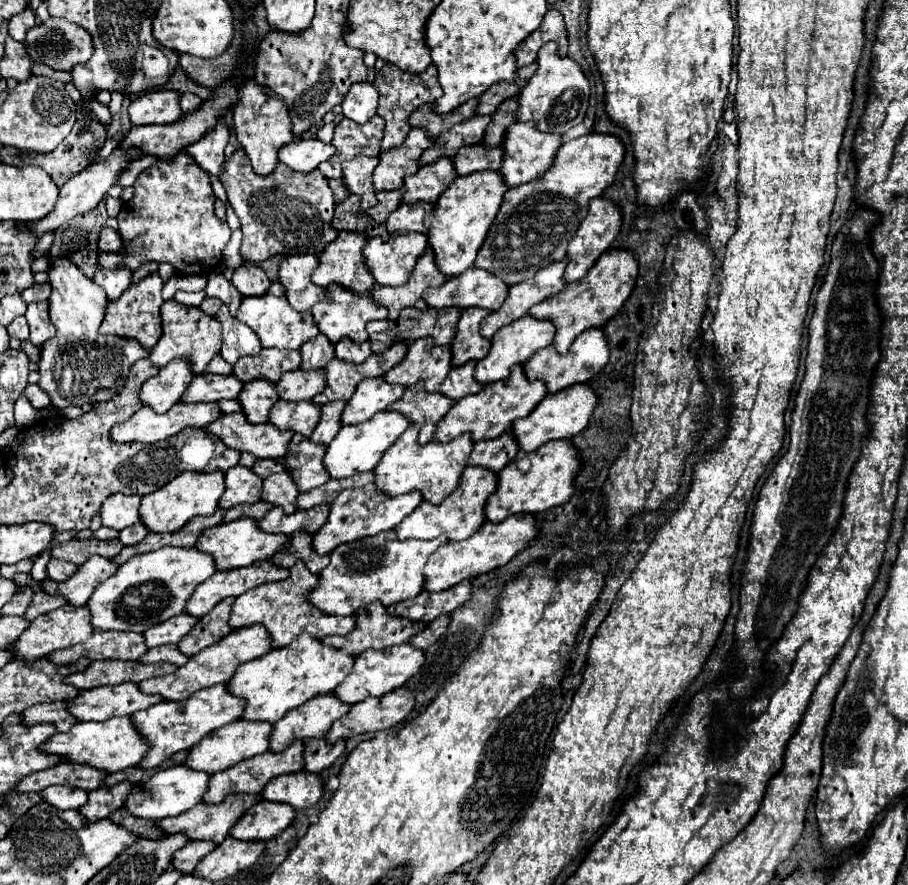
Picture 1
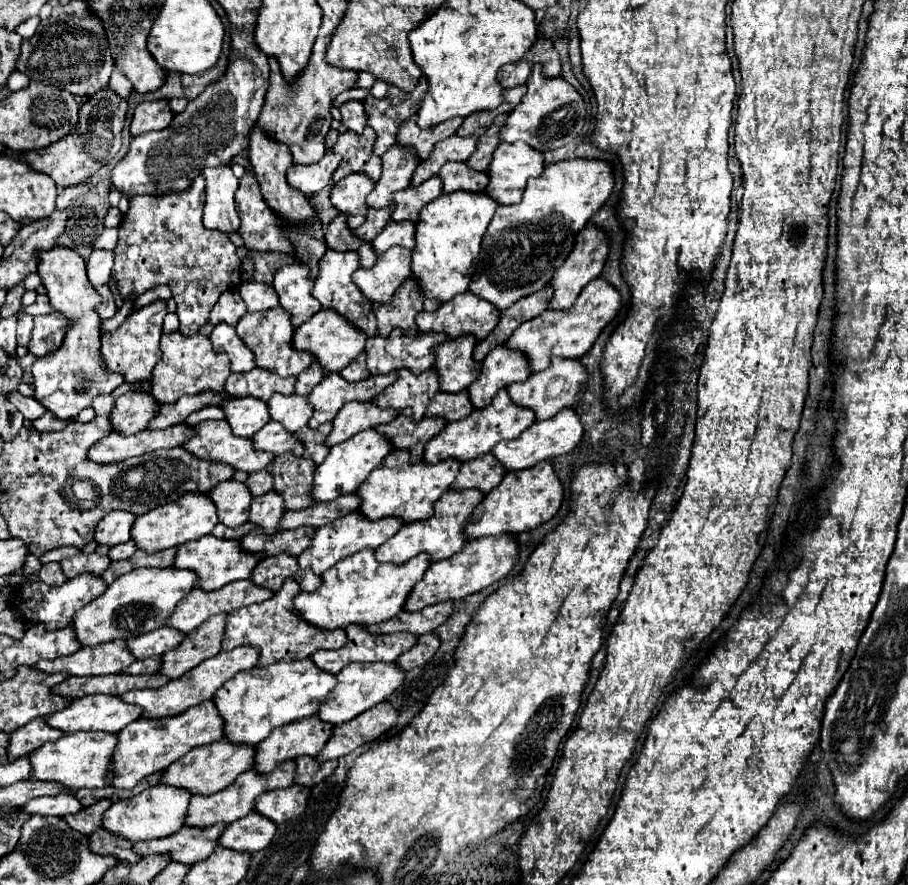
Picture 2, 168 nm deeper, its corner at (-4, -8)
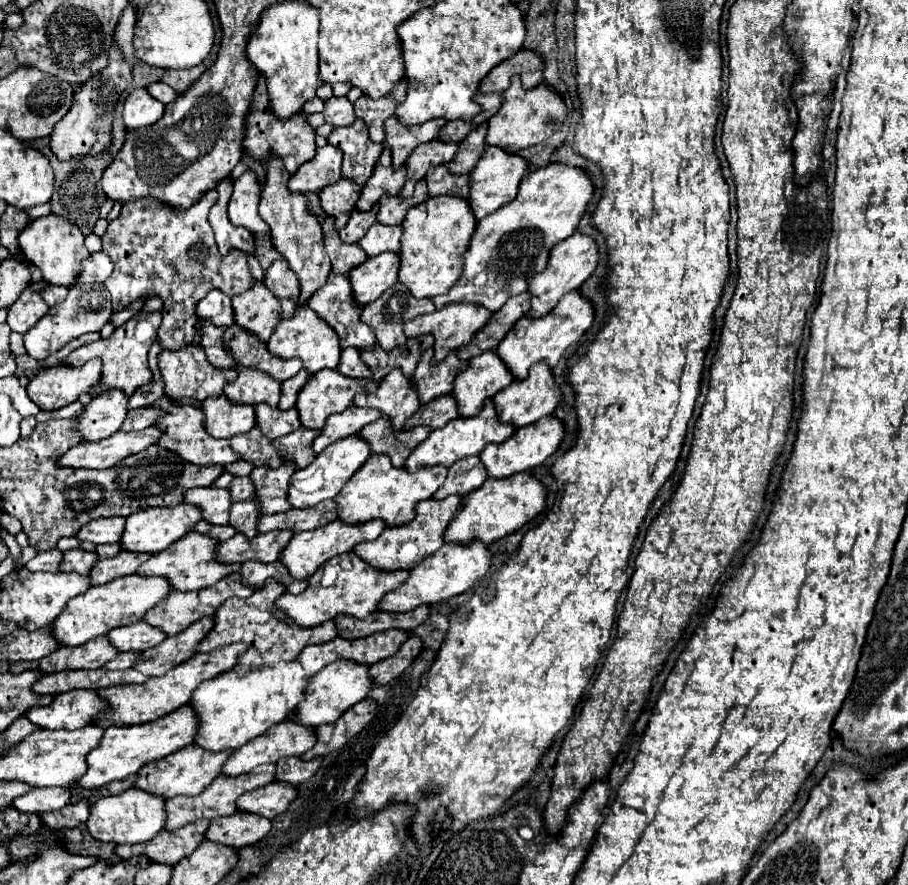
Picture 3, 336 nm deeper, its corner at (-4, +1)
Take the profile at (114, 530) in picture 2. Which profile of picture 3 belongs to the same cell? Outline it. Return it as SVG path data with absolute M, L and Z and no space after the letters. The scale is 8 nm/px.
M102 517L96 521L90 521L80 529L76 535L80 541L92 541L92 543L114 543L120 541L124 533L124 517Z

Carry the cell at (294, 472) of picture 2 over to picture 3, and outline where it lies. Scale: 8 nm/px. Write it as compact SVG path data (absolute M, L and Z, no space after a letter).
M292 461L282 463L272 469L270 465L260 465L260 469L252 471L252 481L256 487L256 497L260 499L260 511L268 513L284 513L290 509L288 505L288 483L296 465Z

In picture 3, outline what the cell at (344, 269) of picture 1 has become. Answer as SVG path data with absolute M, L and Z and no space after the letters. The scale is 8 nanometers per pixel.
M330 273L328 281L320 289L316 289L316 293L306 301L306 305L310 309L314 309L326 323L330 323L336 329L336 333L340 335L340 347L342 349L346 349L346 347L368 349L368 347L372 347L376 343L376 333L372 333L372 327L360 321L362 307L354 301L352 285L350 285L350 281L348 281L346 275Z

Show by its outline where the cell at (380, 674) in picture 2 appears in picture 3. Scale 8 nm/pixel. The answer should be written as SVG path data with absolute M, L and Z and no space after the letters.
M334 661L332 665L326 665L316 677L312 677L306 699L294 711L294 719L306 727L334 723L344 711L368 697L370 689L374 687L374 681L368 671L368 665L352 665L352 661Z

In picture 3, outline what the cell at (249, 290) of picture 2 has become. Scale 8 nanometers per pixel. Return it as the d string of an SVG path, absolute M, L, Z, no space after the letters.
M254 281L248 291L234 295L232 307L236 323L260 337L262 341L268 341L272 329L276 329L276 325L282 321L280 301L264 285L264 281Z

